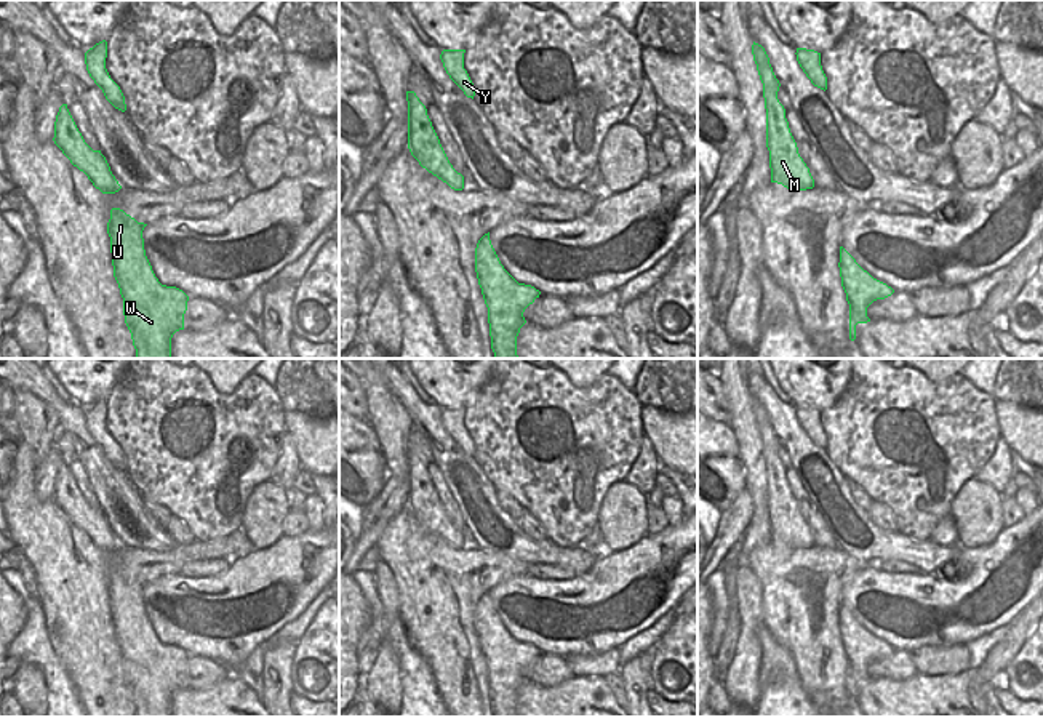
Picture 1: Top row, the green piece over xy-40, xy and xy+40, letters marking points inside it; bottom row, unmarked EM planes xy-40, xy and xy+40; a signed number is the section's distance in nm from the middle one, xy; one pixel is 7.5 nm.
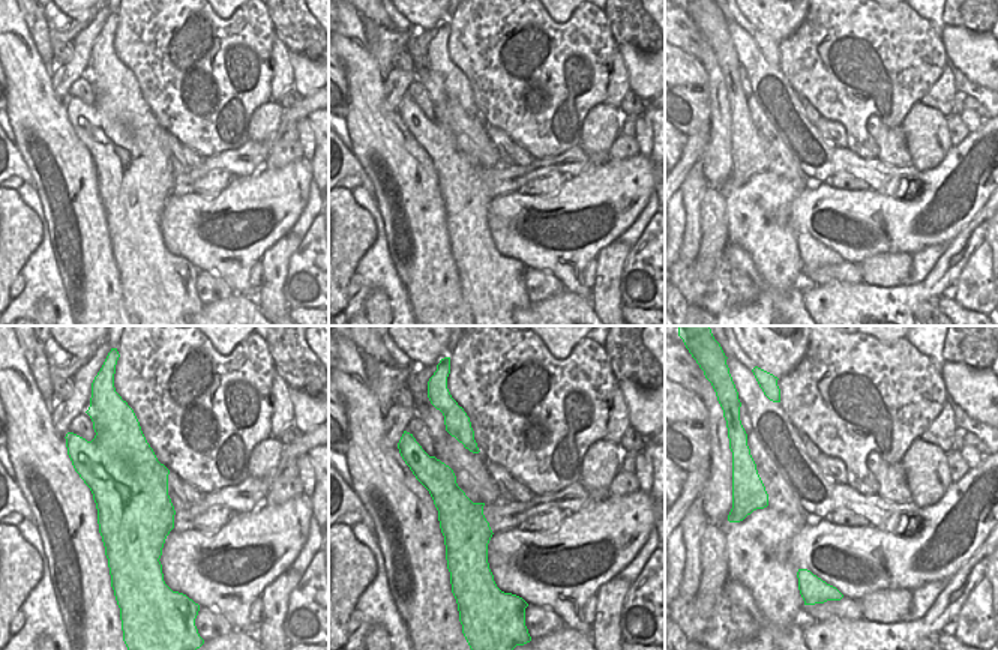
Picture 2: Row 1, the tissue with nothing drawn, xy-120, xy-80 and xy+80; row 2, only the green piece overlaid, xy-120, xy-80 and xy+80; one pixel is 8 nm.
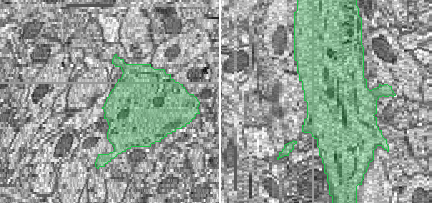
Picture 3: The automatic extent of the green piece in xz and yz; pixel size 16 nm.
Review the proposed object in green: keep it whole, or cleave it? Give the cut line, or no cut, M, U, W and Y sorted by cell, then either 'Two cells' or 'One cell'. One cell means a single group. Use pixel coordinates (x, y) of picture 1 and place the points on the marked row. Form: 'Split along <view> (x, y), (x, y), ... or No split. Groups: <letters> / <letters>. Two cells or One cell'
No split. Groups: M U W Y. One cell.

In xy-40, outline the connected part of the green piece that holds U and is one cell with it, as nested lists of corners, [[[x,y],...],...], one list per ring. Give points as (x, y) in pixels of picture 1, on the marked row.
[[[120,208],[110,210],[107,234],[114,277],[123,298],[136,358],[171,358],[171,338],[184,330],[189,296],[176,286],[162,285],[155,277],[144,250],[146,226]]]

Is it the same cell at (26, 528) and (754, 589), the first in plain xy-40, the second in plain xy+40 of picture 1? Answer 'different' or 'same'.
different

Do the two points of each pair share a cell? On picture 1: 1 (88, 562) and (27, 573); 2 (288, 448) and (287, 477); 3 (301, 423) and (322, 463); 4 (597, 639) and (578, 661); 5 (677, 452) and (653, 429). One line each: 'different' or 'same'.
1: different
2: same
3: same
4: different
5: same

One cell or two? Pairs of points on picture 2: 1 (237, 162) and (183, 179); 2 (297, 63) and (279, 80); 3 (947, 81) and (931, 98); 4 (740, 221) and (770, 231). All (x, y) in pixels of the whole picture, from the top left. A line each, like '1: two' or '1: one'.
1: one
2: two
3: one
4: one

